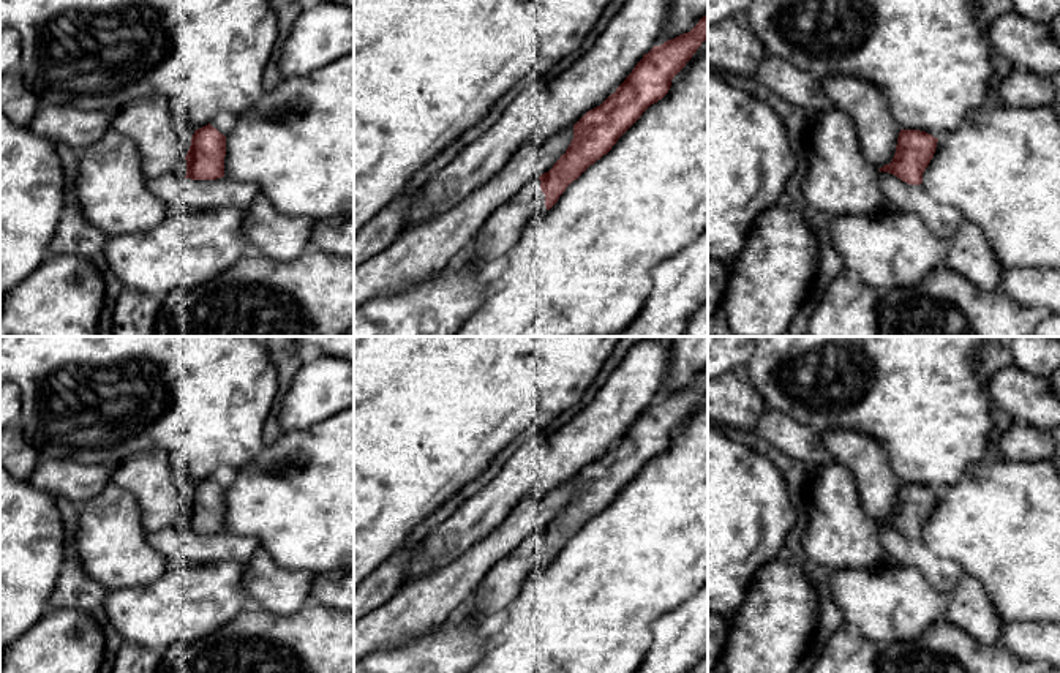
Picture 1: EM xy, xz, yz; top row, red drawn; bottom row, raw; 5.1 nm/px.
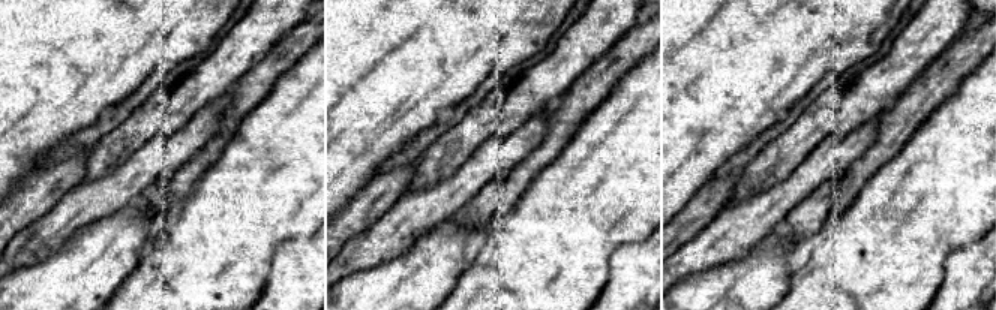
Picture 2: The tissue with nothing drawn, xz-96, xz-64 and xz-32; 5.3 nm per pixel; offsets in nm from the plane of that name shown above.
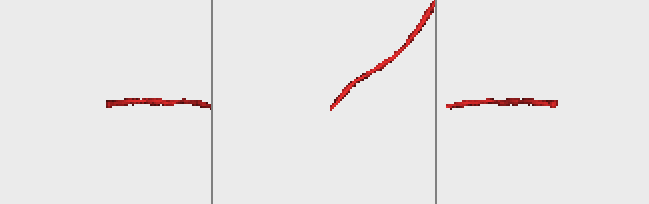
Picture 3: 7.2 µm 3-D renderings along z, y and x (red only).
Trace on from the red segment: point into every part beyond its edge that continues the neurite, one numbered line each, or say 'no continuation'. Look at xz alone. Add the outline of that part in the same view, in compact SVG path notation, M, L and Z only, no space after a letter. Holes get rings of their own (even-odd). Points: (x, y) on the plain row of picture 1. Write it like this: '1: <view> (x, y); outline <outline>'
1: xz (501, 585); outline M537 531L487 572L472 597L463 607L457 608L450 618L461 621L466 616L472 616L482 624L510 605L517 599L528 575L545 566L545 548L540 543L540 534Z

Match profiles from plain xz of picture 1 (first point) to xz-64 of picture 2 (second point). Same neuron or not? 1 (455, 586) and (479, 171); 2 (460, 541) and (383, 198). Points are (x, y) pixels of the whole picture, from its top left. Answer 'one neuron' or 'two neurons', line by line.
1: one neuron
2: two neurons

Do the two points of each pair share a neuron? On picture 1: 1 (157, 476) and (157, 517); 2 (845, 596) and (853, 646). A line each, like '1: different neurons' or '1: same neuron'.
1: same neuron
2: different neurons

